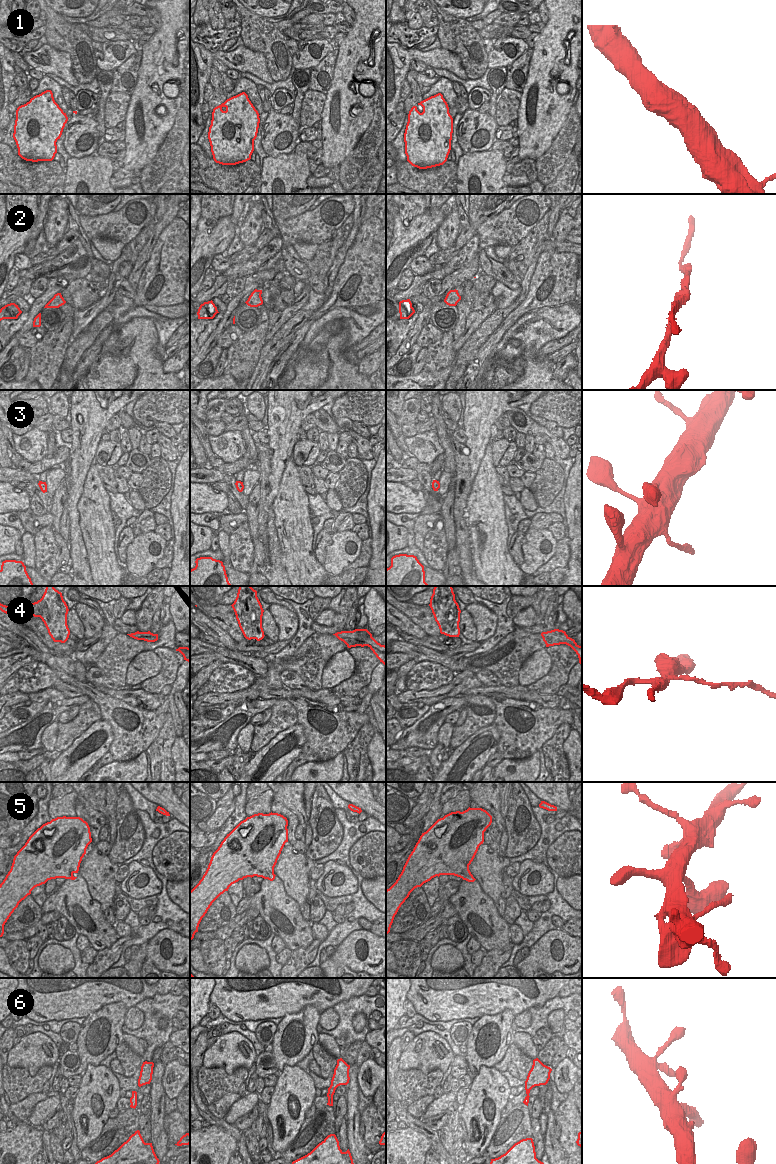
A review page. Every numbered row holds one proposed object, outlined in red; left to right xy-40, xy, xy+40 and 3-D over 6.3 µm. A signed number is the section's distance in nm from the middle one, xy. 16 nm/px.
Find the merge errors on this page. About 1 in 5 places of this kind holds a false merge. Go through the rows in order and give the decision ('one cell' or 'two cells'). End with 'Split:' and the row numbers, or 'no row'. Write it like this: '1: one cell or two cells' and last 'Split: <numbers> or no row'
1: one cell
2: two cells
3: one cell
4: two cells
5: one cell
6: one cell
Split: 2, 4

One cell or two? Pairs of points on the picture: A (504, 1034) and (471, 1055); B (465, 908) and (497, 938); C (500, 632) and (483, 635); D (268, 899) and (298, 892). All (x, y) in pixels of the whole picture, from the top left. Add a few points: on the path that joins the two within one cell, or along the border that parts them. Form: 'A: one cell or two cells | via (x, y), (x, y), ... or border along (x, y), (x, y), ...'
A: one cell | via (500, 1045), (494, 1056), (487, 1060), (482, 1060)
B: one cell | via (474, 910), (493, 929)
C: two cells | border along (491, 610), (496, 616), (495, 632), (480, 642)
D: two cells | border along (276, 875), (282, 882), (285, 892), (299, 906)

